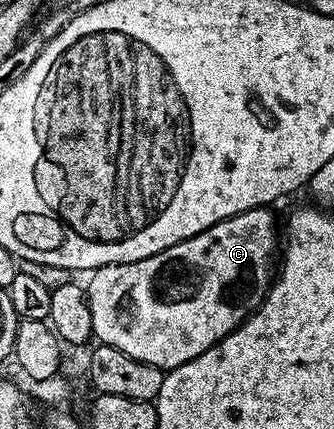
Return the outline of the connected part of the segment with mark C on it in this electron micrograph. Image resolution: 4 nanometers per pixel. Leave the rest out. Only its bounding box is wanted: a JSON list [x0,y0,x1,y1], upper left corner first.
[87,206,279,369]

